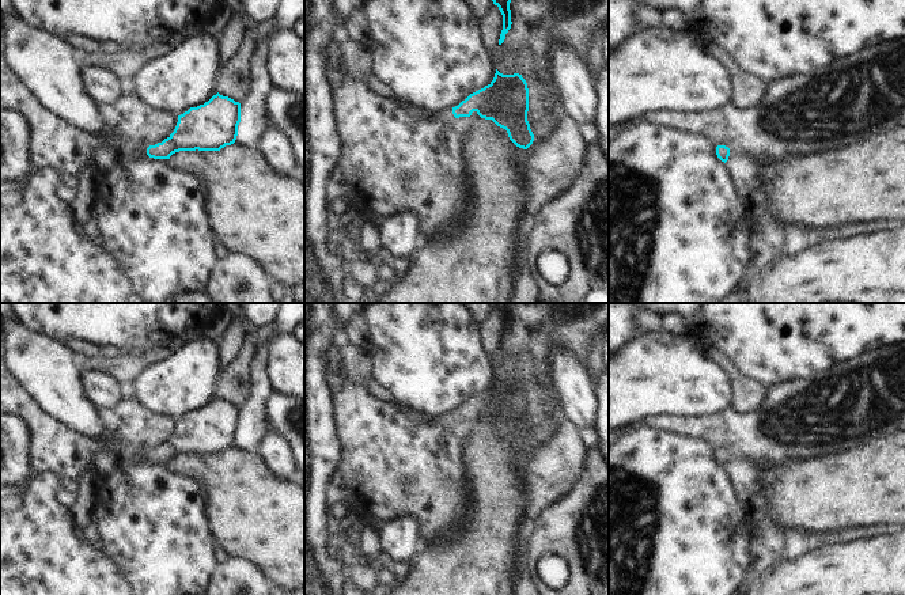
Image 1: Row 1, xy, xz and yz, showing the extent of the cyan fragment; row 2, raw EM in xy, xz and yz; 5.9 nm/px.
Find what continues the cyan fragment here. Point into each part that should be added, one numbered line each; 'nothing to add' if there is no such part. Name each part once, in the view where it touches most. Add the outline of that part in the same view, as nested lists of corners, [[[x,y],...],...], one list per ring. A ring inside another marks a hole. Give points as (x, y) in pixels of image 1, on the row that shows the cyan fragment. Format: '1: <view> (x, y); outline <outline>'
1: yz (745, 174); outline [[[731,151],[728,160],[722,163],[730,173],[741,202],[749,212],[751,212],[757,205],[758,194],[762,189],[760,167],[749,158],[734,155]]]

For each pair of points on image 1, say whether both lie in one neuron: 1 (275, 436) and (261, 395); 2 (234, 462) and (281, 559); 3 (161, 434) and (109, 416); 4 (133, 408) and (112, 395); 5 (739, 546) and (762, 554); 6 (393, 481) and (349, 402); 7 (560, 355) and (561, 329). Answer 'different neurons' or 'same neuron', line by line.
1: different neurons
2: same neuron
3: same neuron
4: different neurons
5: different neurons
6: same neuron
7: different neurons

